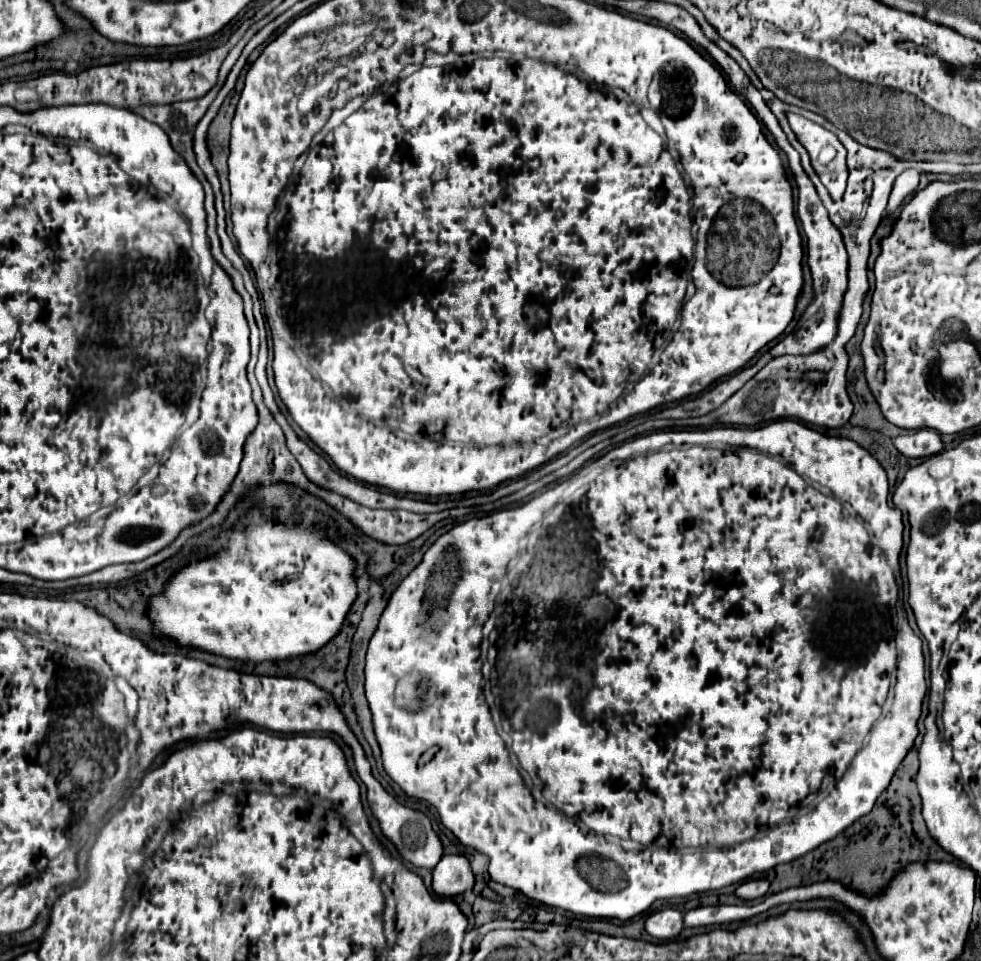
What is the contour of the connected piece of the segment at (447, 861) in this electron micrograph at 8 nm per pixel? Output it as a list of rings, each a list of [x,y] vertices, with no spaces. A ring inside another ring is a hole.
[[[446,854],[432,870],[434,882],[432,888],[436,894],[452,898],[460,892],[466,892],[474,886],[474,874],[466,856]]]

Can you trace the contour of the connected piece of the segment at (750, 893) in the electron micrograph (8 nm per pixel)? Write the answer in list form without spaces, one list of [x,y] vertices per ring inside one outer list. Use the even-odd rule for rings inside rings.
[[[754,878],[754,880],[748,880],[744,884],[740,884],[736,888],[736,896],[738,898],[744,898],[744,900],[754,900],[754,898],[760,898],[768,892],[768,878]]]

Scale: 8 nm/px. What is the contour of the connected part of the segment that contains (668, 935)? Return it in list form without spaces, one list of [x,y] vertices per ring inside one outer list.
[[[662,908],[644,920],[644,930],[658,940],[672,940],[682,932],[682,912],[676,908]]]

